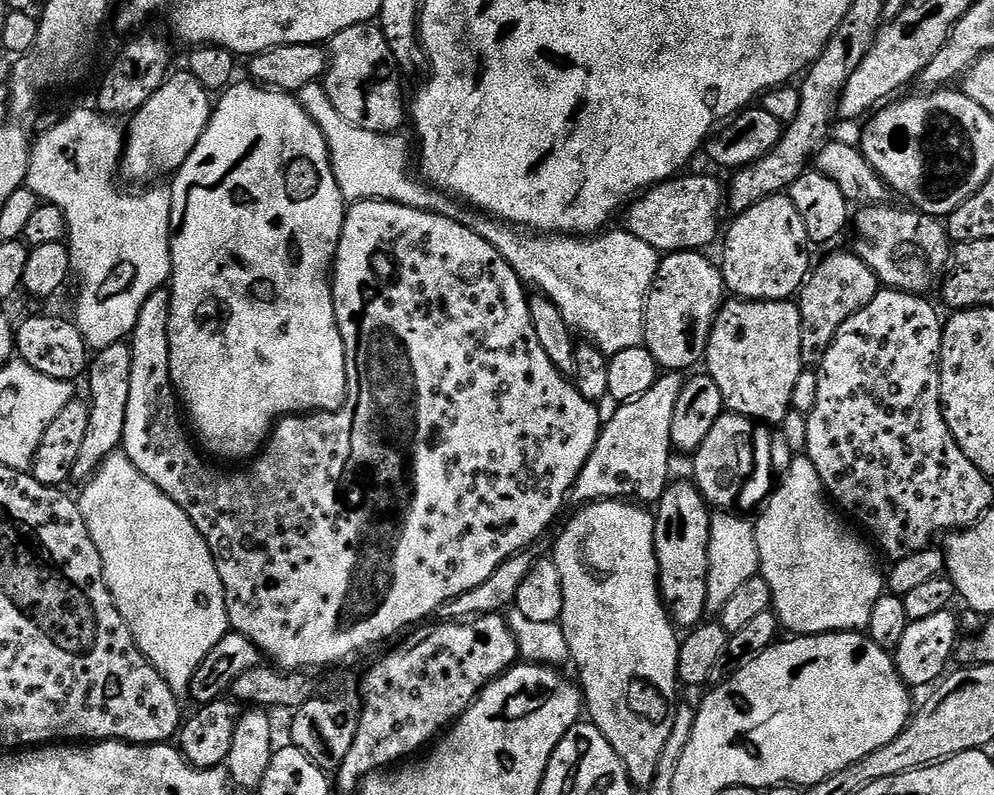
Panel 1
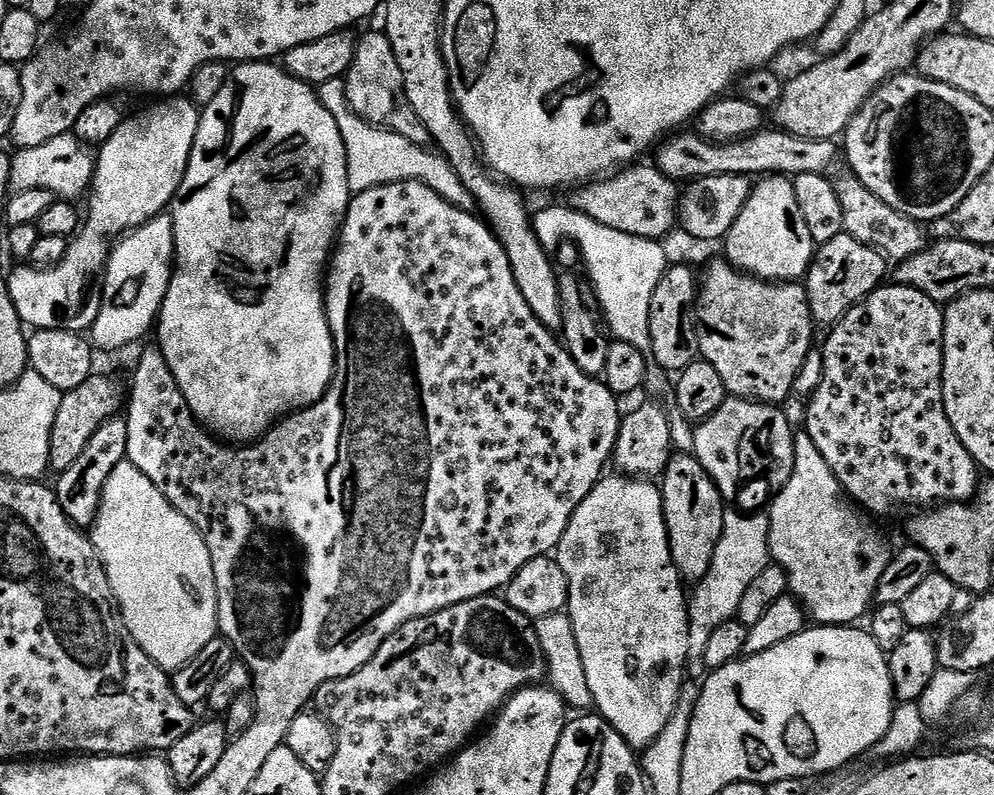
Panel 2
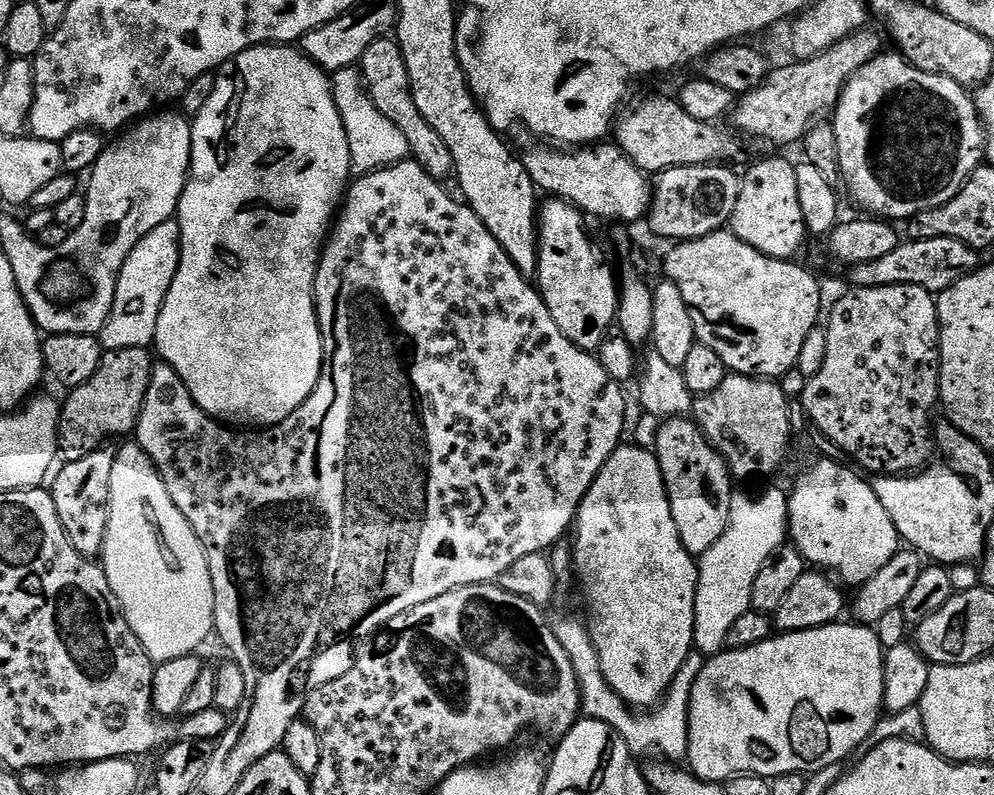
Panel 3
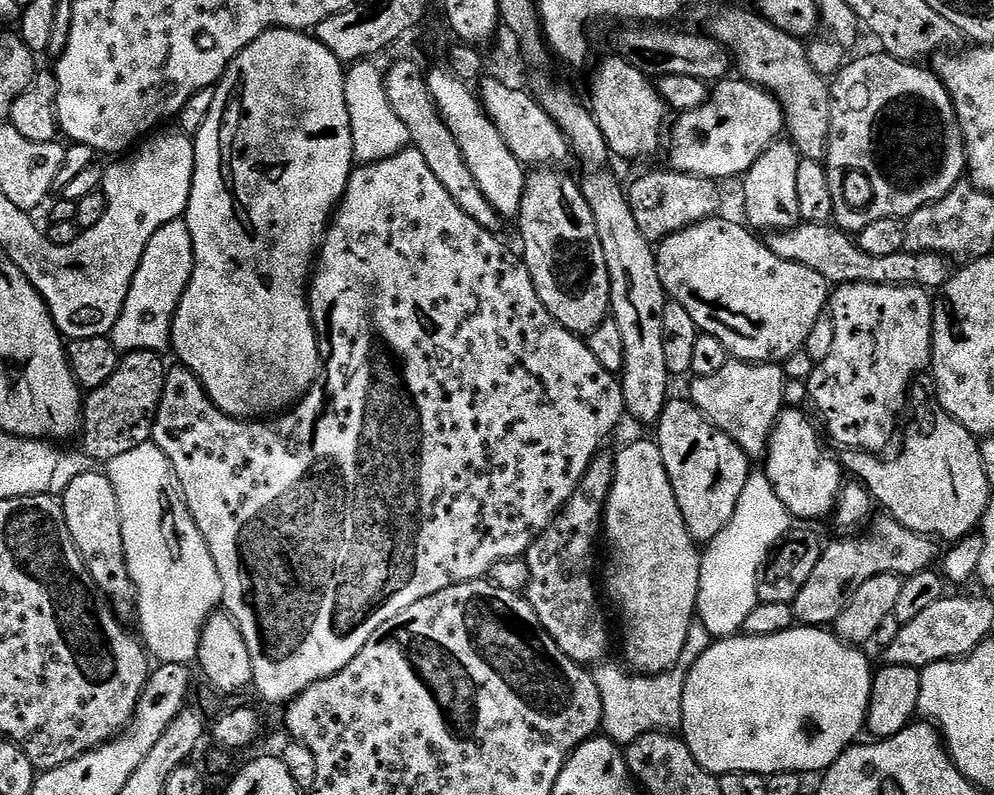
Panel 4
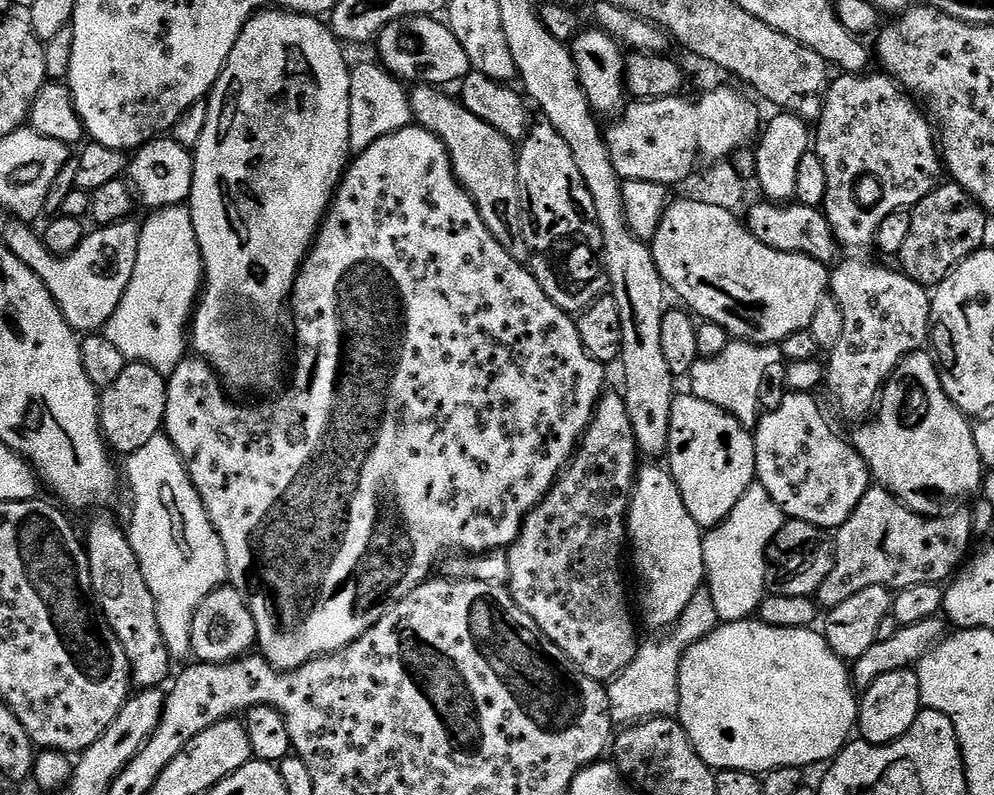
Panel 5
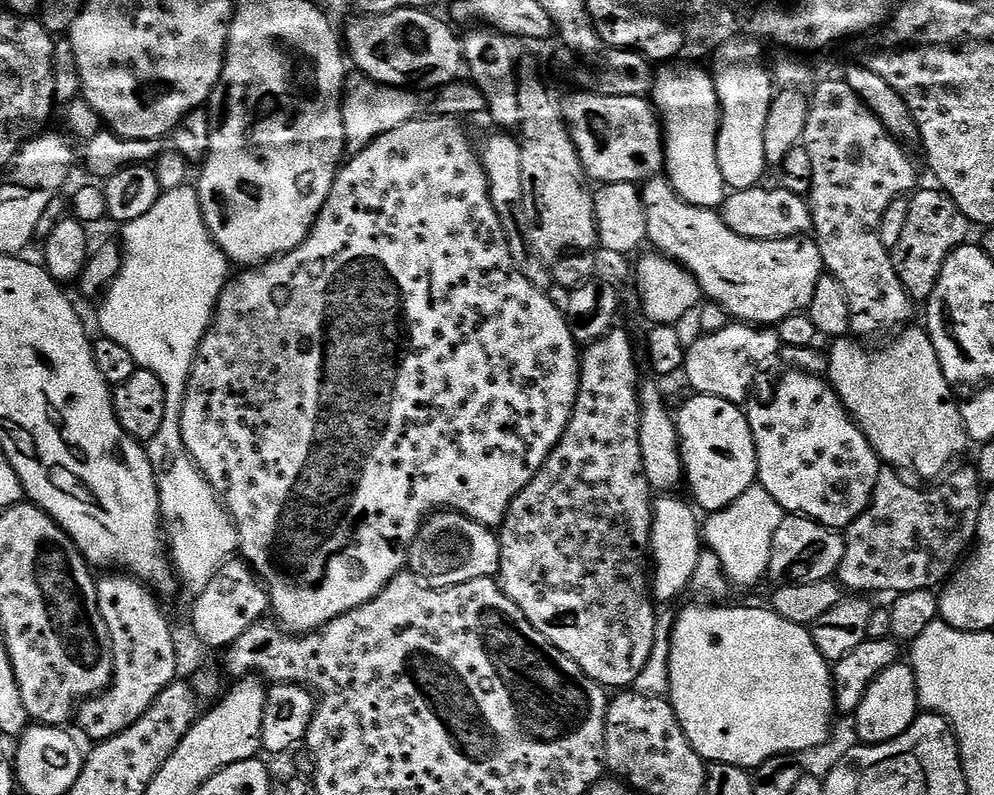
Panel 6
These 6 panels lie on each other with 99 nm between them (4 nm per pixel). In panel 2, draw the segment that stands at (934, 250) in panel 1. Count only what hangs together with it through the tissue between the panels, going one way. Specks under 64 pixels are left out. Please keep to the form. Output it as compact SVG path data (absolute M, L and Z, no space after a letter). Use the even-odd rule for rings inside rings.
M837 171L831 177L831 181L834 194L838 194L838 202L842 202L842 222L847 235L858 238L860 242L870 245L871 248L878 249L892 262L910 258L926 247L926 232L925 229L924 232L920 229L923 228L921 221L911 220L906 214L894 210L894 206L886 206L882 198L866 190L866 186L852 171L843 171Z

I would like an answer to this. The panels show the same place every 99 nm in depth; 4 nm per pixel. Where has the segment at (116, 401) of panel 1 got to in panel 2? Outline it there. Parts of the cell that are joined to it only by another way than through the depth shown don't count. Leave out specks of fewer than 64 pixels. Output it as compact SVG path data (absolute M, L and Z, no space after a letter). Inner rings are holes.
M118 415L112 420L107 420L86 442L86 450L78 454L78 462L70 466L70 470L59 473L57 484L54 484L54 491L62 510L69 520L81 530L88 530L96 523L96 515L100 512L100 503L106 482L110 474L120 463L128 458L128 422L123 415Z

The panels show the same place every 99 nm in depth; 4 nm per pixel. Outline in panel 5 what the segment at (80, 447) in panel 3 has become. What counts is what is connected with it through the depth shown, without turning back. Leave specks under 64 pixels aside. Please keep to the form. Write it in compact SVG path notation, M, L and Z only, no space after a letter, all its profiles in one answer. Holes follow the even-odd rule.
M129 362L114 386L103 389L100 397L100 433L113 453L127 454L142 450L150 438L161 435L166 418L166 394L168 381L165 373L154 366Z

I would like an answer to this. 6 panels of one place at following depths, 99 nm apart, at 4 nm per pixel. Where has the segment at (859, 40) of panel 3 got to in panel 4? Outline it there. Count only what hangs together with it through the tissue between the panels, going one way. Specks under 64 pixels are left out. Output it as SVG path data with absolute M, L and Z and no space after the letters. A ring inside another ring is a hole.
M729 78L721 80L711 89L709 98L702 106L698 106L689 112L681 112L675 117L676 129L670 132L670 144L672 140L672 164L671 167L678 172L685 172L686 174L694 174L702 178L710 178L717 182L725 182L724 180L732 180L743 177L744 173L750 170L750 166L754 166L754 162L758 162L758 158L762 158L762 154L770 145L775 144L777 140L781 139L786 132L786 121L784 119L784 111L780 105L779 100L776 99L772 93L760 88L757 84L751 84L750 81L743 78Z

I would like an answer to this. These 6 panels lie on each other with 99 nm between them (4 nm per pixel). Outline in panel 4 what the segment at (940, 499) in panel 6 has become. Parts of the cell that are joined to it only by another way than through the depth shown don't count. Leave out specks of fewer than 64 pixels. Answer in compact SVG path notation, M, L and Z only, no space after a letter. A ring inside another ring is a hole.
M878 516L859 534L848 534L845 540L832 540L829 544L827 541L823 545L818 566L814 566L810 578L806 578L806 586L802 586L800 593L792 599L793 617L801 625L810 628L835 625L838 614L846 610L850 598L854 598L854 594L858 594L858 589L865 582L870 582L870 578L878 578L878 574L907 578L929 571L935 565L932 563L936 560L938 544L933 537L902 526L893 516Z

